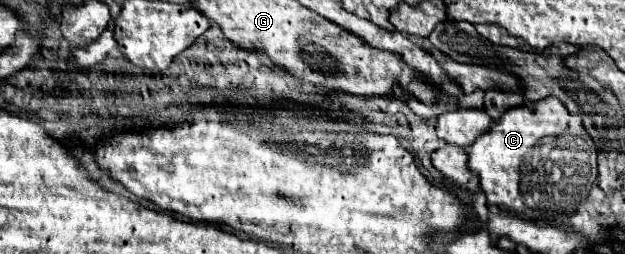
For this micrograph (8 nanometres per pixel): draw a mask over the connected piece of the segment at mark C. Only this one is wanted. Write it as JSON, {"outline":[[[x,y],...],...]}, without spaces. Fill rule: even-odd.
{"outline":[[[546,97],[540,101],[526,101],[518,107],[508,109],[498,121],[492,123],[490,131],[486,131],[486,135],[482,135],[482,139],[476,139],[474,145],[468,151],[468,165],[470,171],[474,171],[480,177],[480,187],[486,193],[488,205],[504,205],[508,207],[508,211],[522,215],[526,219],[540,219],[542,211],[556,211],[556,213],[572,213],[576,211],[576,207],[588,197],[590,187],[594,185],[596,177],[598,177],[598,169],[596,169],[596,147],[592,137],[586,133],[582,119],[570,115],[570,111],[566,109],[566,105],[556,99],[556,97]],[[560,145],[568,145],[568,155],[570,155],[570,173],[554,173],[554,167],[566,167],[564,165],[564,149],[560,149]]]}

